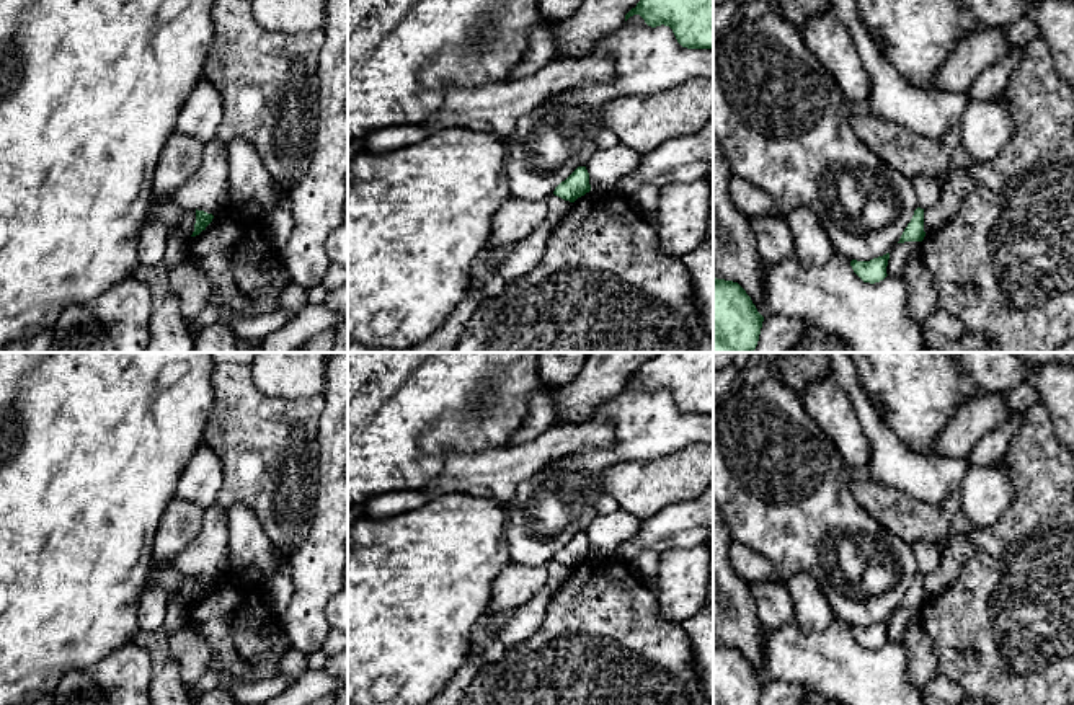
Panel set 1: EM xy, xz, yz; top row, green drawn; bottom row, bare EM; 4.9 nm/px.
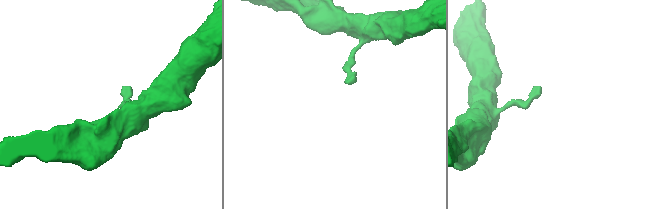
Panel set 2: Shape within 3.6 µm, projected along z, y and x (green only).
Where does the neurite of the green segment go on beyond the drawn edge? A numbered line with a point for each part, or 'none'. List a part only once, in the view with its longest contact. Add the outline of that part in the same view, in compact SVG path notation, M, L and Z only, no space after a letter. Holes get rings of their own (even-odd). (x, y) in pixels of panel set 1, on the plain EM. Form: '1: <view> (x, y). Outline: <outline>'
none

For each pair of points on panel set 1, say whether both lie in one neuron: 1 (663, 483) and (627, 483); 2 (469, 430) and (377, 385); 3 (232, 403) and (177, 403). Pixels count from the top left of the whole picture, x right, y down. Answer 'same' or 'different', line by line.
1: same
2: same
3: different

